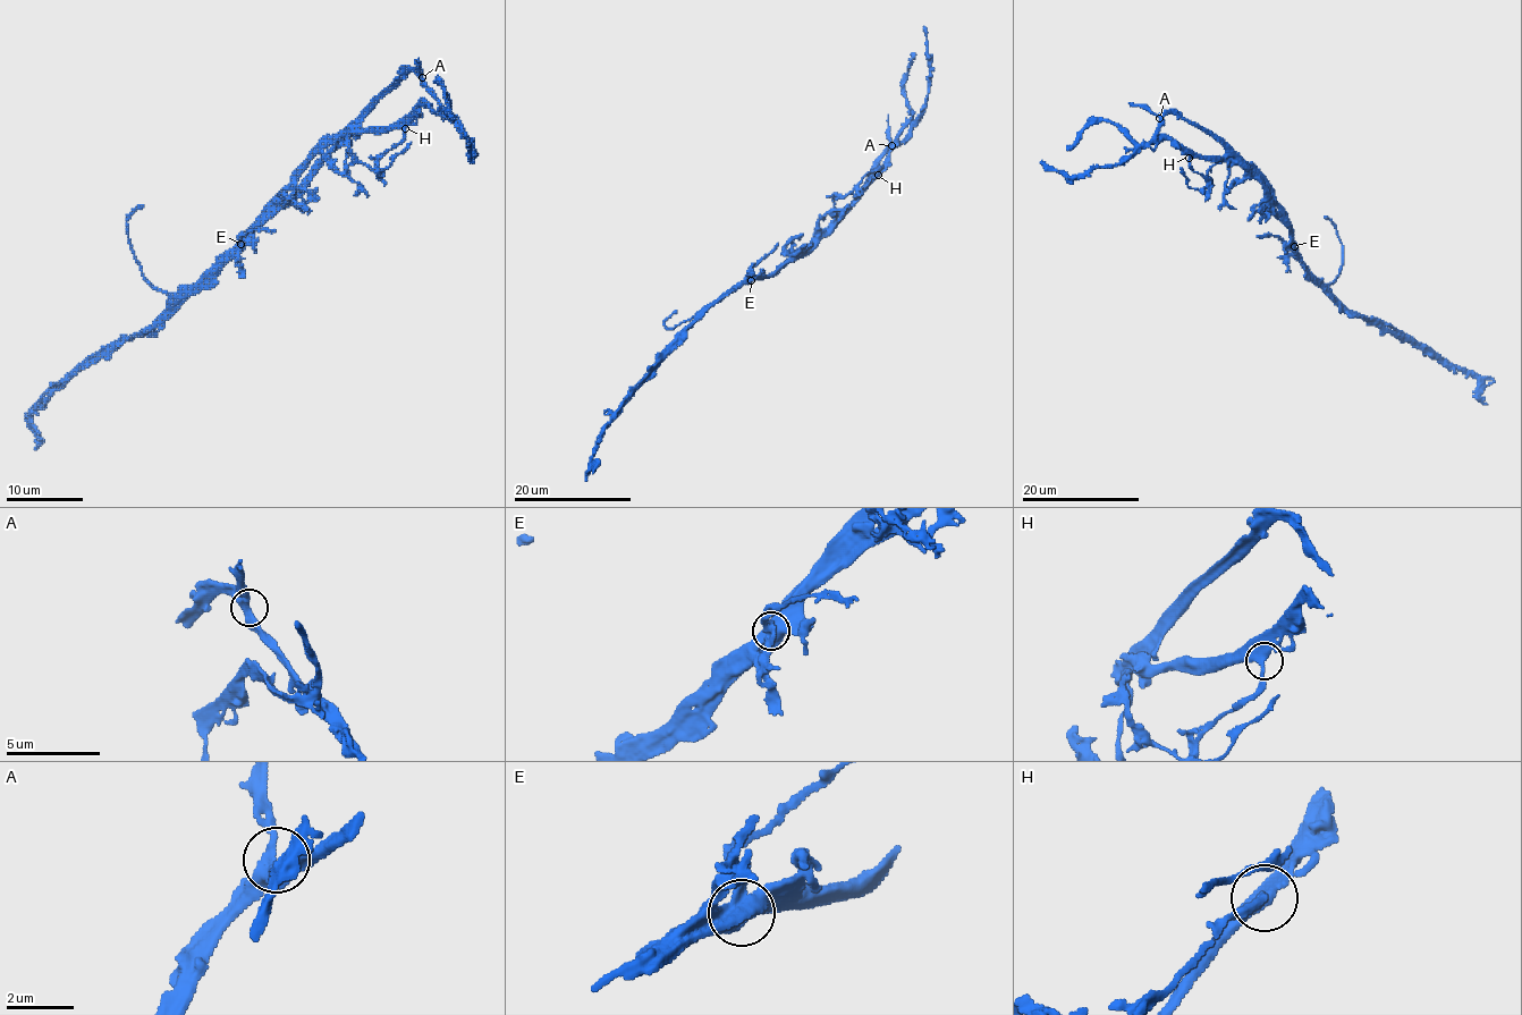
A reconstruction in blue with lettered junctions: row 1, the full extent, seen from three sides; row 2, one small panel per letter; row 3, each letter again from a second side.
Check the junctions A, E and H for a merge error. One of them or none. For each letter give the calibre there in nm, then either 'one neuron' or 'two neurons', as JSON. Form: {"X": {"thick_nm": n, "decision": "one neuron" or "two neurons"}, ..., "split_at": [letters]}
{"A": {"thick_nm": 380, "decision": "one neuron"}, "E": {"thick_nm": 650, "decision": "two neurons"}, "H": {"thick_nm": 400, "decision": "one neuron"}, "split_at": ["E"]}

